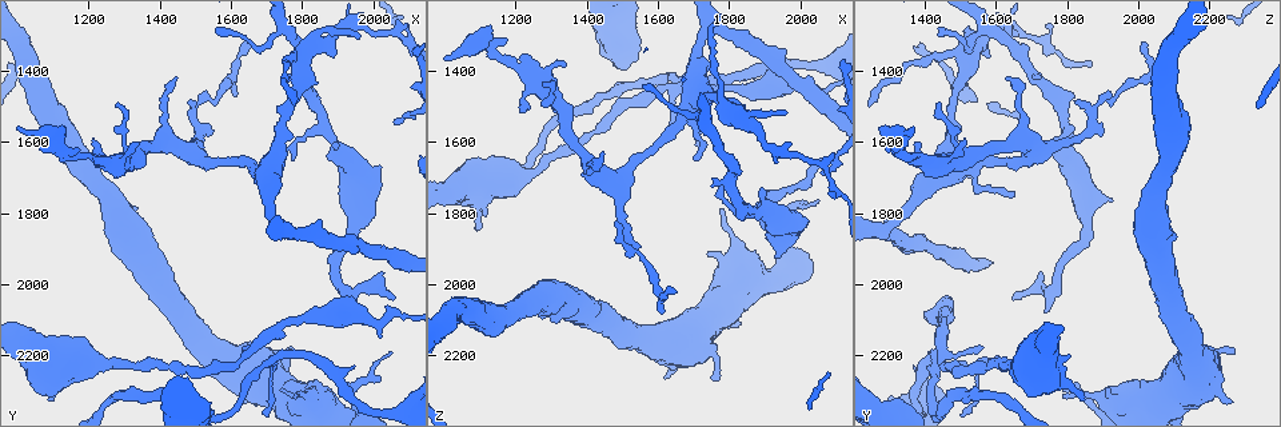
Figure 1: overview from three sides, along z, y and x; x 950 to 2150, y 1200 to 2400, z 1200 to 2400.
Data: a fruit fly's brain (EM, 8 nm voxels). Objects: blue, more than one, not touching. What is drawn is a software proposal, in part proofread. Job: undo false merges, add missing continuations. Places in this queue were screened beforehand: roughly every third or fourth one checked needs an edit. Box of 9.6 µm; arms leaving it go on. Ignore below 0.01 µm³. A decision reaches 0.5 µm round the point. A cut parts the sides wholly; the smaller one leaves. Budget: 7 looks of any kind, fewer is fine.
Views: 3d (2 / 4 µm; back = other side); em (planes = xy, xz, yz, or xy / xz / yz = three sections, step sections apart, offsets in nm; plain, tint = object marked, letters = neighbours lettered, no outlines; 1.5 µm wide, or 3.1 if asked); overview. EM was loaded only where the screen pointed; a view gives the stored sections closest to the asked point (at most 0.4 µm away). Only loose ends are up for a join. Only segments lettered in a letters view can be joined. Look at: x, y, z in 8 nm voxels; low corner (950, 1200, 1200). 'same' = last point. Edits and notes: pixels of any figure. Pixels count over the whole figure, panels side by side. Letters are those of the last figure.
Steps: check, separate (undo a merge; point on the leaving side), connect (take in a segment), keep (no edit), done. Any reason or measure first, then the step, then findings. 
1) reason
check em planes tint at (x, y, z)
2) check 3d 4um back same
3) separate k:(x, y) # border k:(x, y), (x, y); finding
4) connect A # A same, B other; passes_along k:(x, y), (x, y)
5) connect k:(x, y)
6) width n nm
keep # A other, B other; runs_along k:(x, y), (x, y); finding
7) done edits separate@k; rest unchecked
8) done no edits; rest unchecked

branch stops here
check 3d 2um at (1780, 2320, 1780)

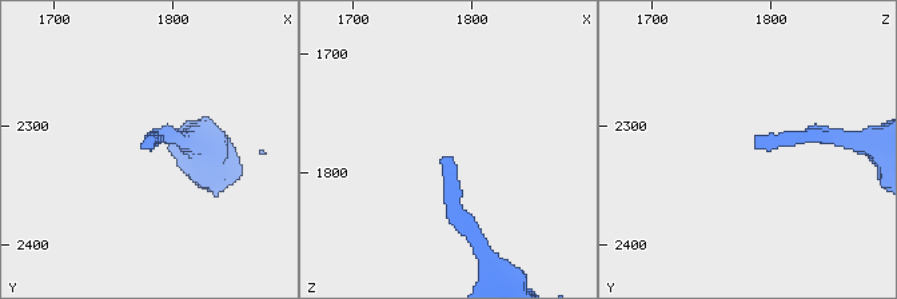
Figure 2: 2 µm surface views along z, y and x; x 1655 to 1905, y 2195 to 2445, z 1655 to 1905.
shape alone is not enough
check em planes letters at (1780, 2318, 1784)

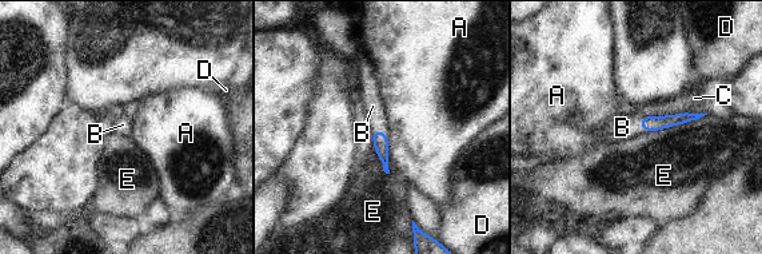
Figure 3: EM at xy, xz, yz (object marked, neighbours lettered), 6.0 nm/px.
connect B # A other, B same, C other, D other, E other; passes_along 3:(647, 123), (641, 129), (622, 127); the neuron continues

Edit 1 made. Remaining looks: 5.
abrupt turn
check 3d 4um at (1940, 2030, 1750)

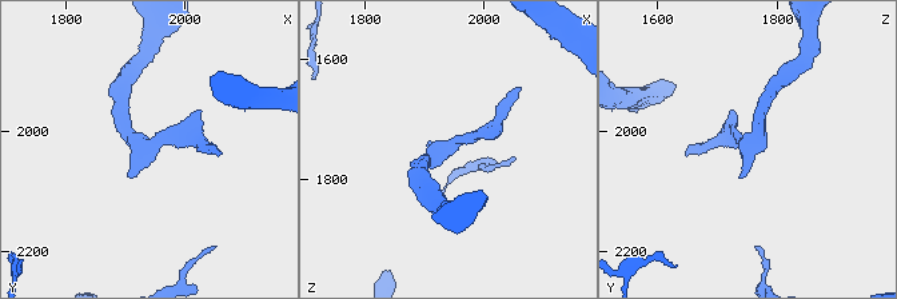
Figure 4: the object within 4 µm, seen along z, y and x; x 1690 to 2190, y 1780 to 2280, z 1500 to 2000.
arm_widths 190, 200 nm; shape alone is not enough
check em planes tint at (1940, 2025, 1745)

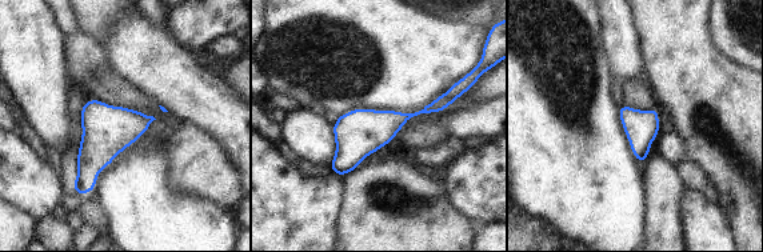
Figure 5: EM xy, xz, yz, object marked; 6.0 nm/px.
check em planes letters same

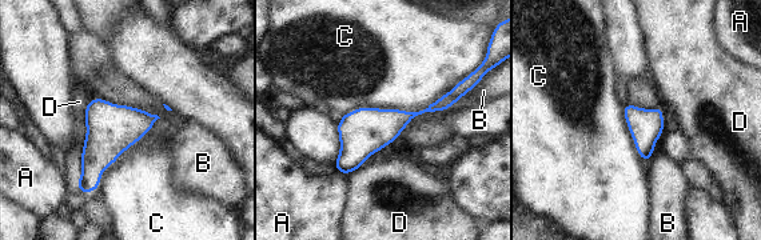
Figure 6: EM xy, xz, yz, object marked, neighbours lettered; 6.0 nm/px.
width 200 nm
keep # A other, B other, C other, D other; one neuron here

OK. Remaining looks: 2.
branch stops here
check 3d 2um at (1340, 1600, 1390)

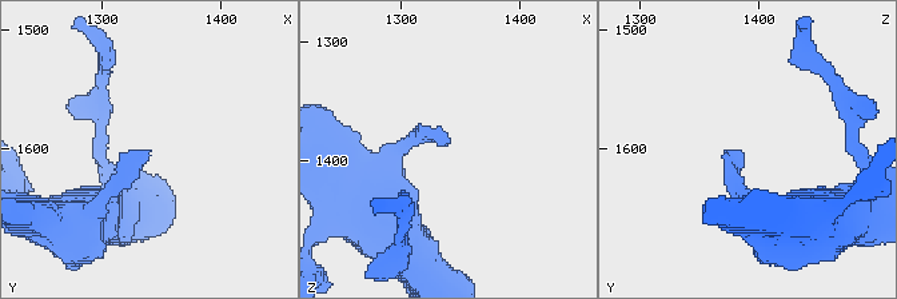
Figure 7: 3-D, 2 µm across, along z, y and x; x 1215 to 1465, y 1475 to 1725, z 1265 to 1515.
check em planes letters at (1338, 1598, 1384)

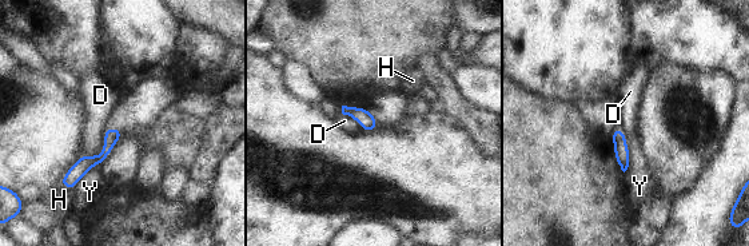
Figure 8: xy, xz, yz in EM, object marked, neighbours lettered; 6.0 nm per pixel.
keep # D other, H other, Y other; border 8:(104, 134), (103, 150), (84, 155); no lettered segment goes on from it

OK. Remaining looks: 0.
done edits connect@3; rest unchecked

